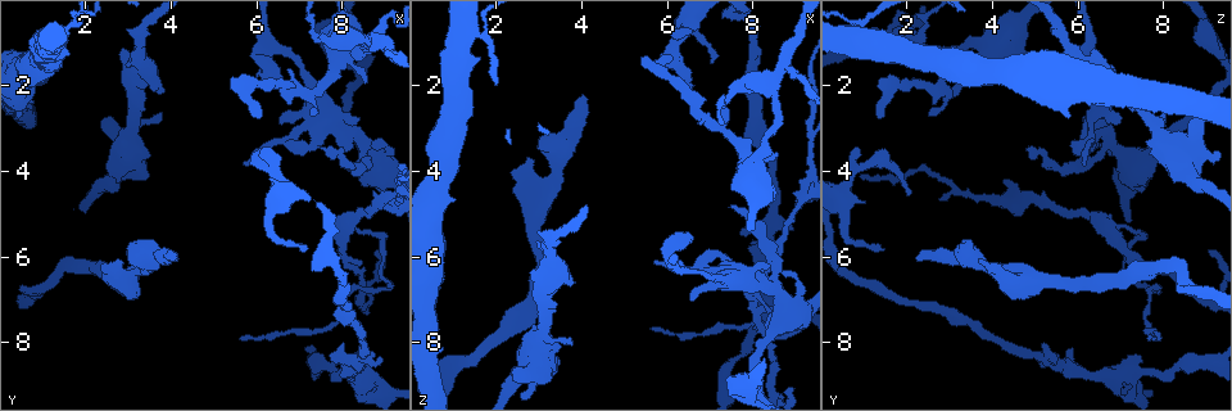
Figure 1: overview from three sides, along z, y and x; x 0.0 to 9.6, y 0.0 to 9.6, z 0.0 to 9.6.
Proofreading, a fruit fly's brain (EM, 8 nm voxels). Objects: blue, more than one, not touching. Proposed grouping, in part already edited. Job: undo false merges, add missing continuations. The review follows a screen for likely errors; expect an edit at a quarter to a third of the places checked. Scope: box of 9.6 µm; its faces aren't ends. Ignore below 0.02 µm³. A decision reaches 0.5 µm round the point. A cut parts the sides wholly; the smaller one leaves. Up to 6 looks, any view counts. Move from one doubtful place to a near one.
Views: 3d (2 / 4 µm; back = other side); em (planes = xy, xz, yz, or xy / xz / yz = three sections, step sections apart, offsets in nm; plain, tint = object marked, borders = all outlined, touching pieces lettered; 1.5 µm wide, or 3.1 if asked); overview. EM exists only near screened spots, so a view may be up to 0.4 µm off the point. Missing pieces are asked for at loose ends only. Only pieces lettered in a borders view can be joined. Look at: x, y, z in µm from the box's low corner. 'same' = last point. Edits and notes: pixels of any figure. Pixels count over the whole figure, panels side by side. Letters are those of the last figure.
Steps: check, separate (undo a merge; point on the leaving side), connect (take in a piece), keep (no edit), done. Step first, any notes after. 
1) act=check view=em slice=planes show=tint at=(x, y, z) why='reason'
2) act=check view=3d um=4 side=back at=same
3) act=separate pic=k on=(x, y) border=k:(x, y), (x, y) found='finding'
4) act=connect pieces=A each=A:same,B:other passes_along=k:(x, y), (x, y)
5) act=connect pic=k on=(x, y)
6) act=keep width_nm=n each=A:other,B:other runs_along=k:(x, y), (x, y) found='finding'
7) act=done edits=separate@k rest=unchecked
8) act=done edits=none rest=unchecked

act=check view=3d um=4 side=back at=(4.10, 6.05, 2.30) why='free end'

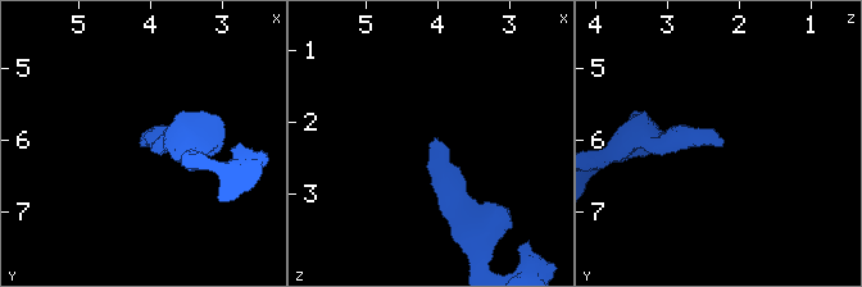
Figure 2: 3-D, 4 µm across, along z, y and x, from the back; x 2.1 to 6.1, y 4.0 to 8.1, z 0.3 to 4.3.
act=check view=em slice=planes show=borders at=(4.05, 6.05, 2.25) why='need the tissue'

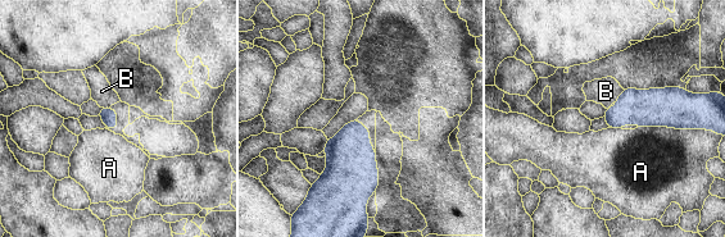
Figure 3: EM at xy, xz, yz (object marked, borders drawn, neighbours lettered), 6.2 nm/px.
act=keep longest_contact=A:360nm each=A:other,B:other border=3:(638, 126), (696, 130) found='none of them fits'

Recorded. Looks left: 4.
act=check view=3d um=4 at=(6.15, 3.85, 1.10)

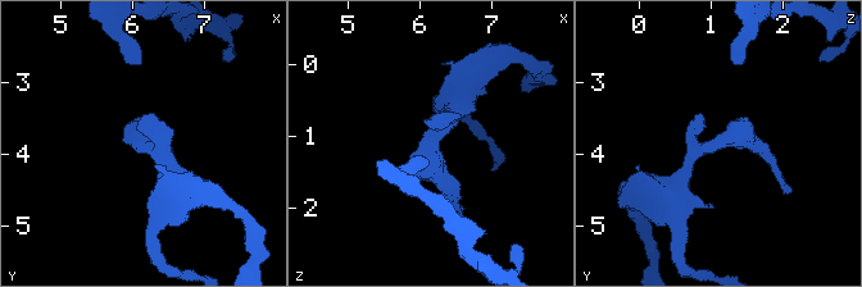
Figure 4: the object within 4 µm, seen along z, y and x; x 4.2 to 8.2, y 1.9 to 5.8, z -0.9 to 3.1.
act=check view=em slice=planes show=borders at=(6.20, 3.85, 1.05)

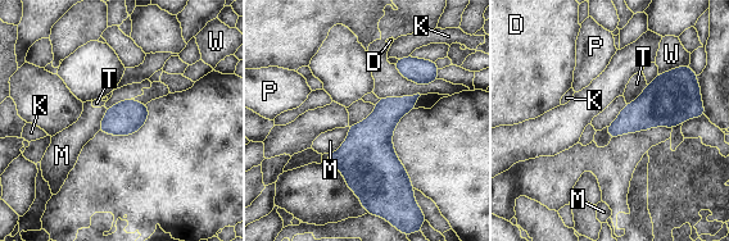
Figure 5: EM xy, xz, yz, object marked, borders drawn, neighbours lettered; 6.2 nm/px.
act=keep width_nm=200 each=D:other,K:other,M:other,P:other,T:other,W:other found='all the same neuron'

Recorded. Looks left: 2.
act=check view=3d um=2 at=(8.90, 5.80, 9.10) why='tapers out'

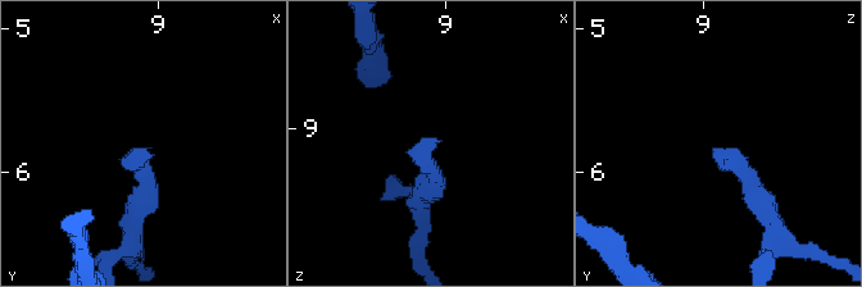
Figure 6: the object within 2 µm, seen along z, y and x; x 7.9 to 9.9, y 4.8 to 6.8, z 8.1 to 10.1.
act=check view=em slice=planes show=borders at=(8.90, 5.84, 9.08) why='now the EM'

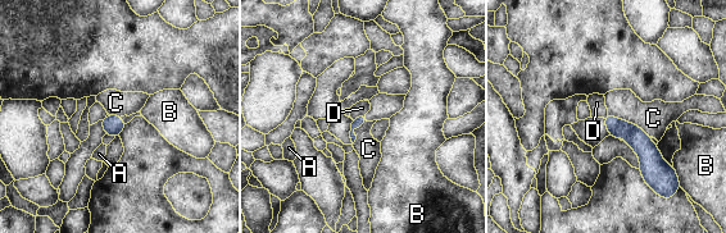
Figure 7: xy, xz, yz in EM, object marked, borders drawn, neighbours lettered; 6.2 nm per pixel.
act=keep each=A:other,B:other,C:other,D:other border=7:(364, 114), (353, 120) found='none of them fits'

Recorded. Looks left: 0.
act=done edits=none rest=unchecked

